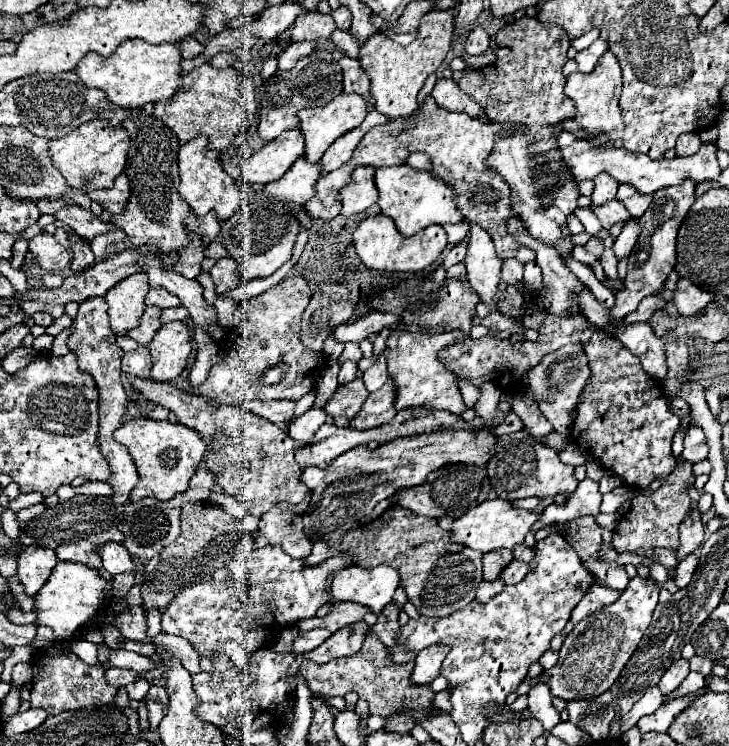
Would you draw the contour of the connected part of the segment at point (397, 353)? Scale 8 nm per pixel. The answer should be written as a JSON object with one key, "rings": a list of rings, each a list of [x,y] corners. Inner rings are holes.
{"rings":[[[395,330],[387,338],[387,372],[395,380],[395,410],[449,410],[453,414],[463,414],[463,398],[459,392],[459,376],[449,372],[439,360],[437,352],[449,344],[461,340],[461,332],[443,334],[421,334],[409,330]]]}

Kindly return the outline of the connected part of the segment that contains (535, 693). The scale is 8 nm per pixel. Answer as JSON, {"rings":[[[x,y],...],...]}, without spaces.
{"rings":[[[545,684],[531,688],[529,708],[531,708],[533,716],[545,726],[545,730],[551,730],[559,722],[559,712],[553,708],[553,696],[549,692],[549,686],[545,686]]]}

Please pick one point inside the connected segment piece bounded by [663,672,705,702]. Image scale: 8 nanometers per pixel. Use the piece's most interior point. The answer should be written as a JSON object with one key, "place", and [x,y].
{"place":[695,681]}

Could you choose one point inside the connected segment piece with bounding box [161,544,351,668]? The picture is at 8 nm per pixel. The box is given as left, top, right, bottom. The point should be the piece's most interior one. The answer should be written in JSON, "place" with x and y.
{"place":[229,616]}

